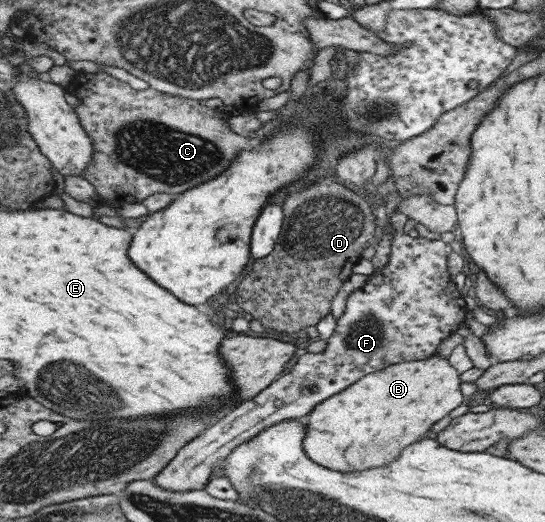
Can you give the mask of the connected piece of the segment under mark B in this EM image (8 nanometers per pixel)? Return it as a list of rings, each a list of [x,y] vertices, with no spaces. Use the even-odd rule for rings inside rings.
[[[437,356],[395,363],[365,376],[338,397],[330,397],[324,405],[319,404],[310,412],[307,439],[304,440],[308,457],[340,473],[392,463],[399,456],[396,453],[430,436],[429,430],[435,422],[464,403],[460,377],[447,359]]]

